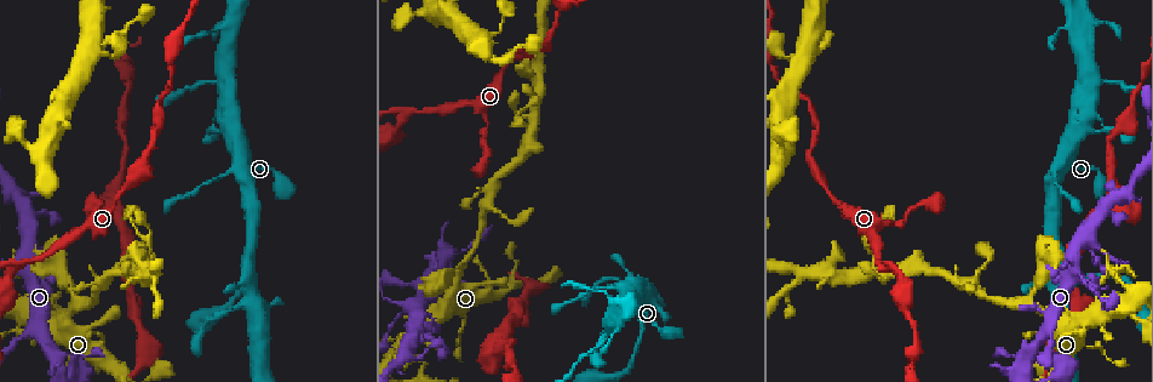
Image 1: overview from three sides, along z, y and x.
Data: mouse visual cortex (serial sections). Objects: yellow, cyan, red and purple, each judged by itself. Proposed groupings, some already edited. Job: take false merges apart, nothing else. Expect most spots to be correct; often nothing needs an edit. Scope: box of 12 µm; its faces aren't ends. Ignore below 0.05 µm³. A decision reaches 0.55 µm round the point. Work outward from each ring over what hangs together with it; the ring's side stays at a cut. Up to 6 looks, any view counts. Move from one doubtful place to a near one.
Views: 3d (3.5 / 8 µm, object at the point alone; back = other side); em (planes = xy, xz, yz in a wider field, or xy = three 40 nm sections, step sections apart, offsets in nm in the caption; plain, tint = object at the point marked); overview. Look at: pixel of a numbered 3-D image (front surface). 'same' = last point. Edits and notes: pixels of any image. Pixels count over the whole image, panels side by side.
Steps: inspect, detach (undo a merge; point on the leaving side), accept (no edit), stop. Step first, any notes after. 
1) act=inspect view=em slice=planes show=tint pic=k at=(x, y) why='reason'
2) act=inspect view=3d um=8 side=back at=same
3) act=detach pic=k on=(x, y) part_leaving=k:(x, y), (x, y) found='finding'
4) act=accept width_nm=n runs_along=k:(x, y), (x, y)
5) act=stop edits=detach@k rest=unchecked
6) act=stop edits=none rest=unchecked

act=inspect view=3d um=8 pic=1 at=(1100, 80) why='thin arm on a thick one'

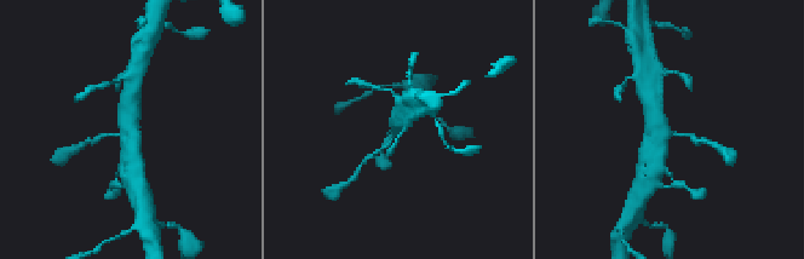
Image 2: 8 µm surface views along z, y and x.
act=inspect view=em slice=xy step=2 show=tint pic=2 at=(398, 132) arms=3 arm_widths_nm=100,400,500

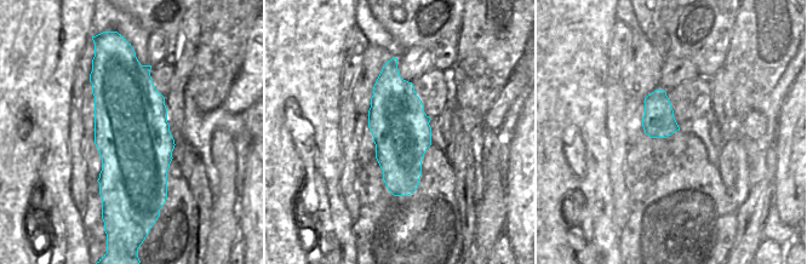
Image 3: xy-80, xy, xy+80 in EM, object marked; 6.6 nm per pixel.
act=accept runs_along=2:(659, 170), (661, 132), (650, 101) found='continuous, no second cell'

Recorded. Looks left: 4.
act=inspect view=3d um=8 pic=1 at=(99, 285)

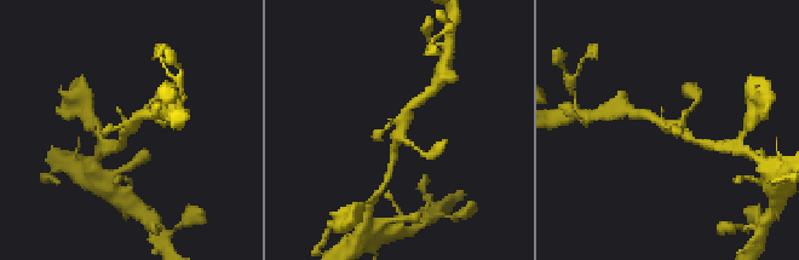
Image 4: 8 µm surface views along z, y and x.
act=inspect view=3d um=3.5 pic=4 at=(399, 136) why='zoom in'

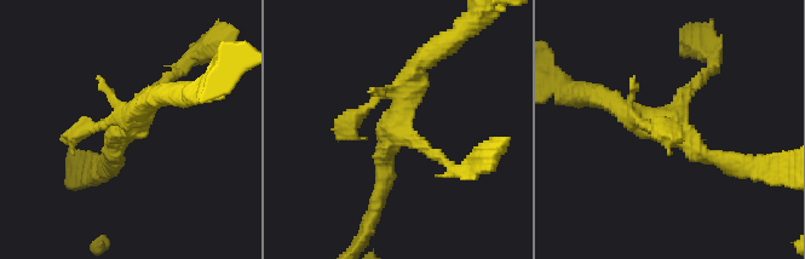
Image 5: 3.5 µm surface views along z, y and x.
act=inspect view=em slice=planes show=tint pic=5 at=(392, 129)

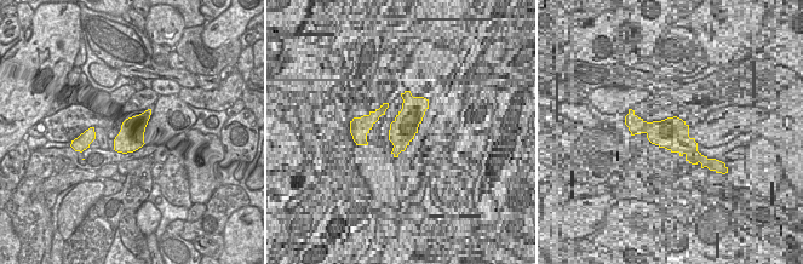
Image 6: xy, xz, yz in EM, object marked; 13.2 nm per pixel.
act=accept width_nm=360 runs_along=5:(740, 162), (702, 155), (607, 99) found='continuous, no second cell'

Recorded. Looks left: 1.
act=stop edits=none rest=unchecked

